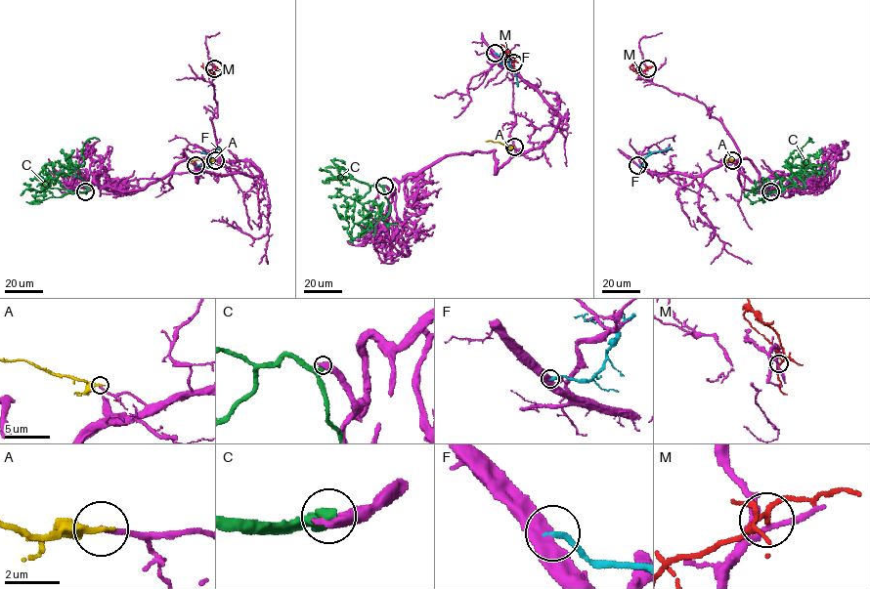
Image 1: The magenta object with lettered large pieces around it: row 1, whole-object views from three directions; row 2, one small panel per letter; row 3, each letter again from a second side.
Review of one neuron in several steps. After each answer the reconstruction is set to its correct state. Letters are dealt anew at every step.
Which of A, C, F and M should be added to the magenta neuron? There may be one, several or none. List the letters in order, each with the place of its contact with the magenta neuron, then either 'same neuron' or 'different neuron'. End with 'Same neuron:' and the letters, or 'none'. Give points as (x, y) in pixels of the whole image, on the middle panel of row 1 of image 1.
A: (514, 147) | different neuron
C: (384, 186) | different neuron
F: (495, 53) | different neuron
M: (513, 63) | different neuron
Same neuron: none

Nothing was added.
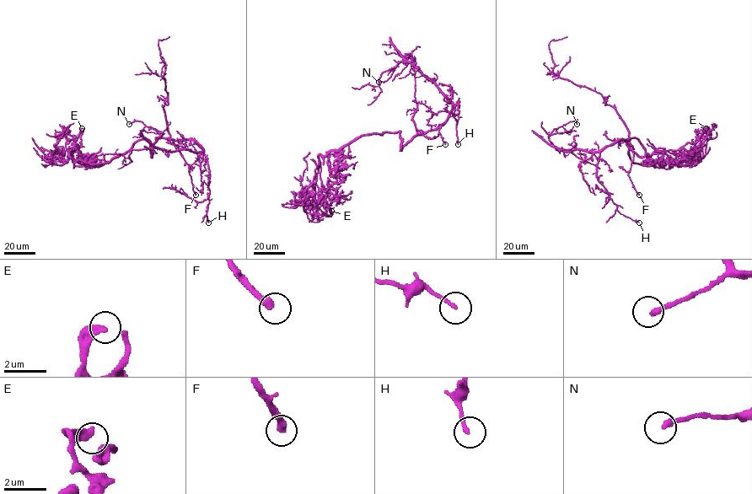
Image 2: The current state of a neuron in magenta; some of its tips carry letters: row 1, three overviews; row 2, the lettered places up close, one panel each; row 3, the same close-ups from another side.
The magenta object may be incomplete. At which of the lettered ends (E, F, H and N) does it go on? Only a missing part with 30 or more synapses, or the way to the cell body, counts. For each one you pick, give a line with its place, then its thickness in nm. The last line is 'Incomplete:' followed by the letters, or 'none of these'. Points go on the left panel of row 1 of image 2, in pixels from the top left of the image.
F: (196, 195) | 360 nm
Incomplete: F

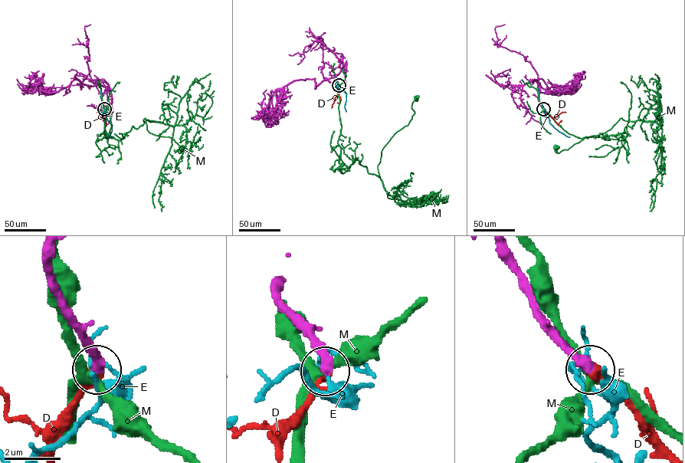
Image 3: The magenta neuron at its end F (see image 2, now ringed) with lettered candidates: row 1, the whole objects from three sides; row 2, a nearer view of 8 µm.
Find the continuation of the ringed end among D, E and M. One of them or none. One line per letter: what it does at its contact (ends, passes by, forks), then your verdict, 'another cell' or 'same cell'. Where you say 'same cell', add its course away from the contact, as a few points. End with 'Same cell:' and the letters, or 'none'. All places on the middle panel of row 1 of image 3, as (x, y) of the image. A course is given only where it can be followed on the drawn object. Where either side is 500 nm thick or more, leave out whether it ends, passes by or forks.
D: it ends; same cell; course (339, 85), (339, 93), (331, 107)
E: it forks; another cell
M: it forks; another cell
Same cell: D

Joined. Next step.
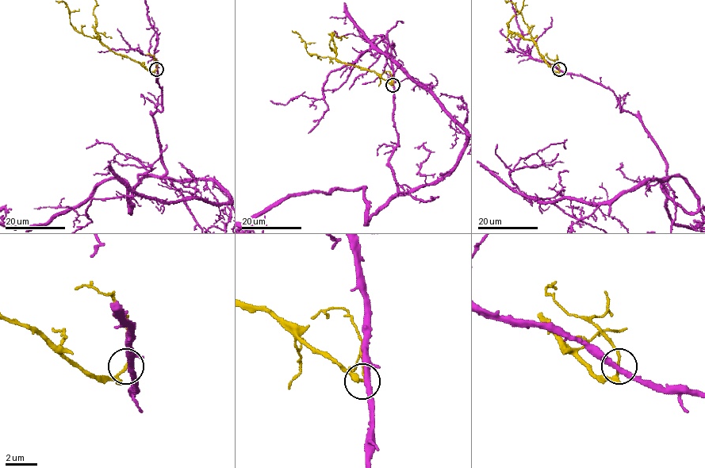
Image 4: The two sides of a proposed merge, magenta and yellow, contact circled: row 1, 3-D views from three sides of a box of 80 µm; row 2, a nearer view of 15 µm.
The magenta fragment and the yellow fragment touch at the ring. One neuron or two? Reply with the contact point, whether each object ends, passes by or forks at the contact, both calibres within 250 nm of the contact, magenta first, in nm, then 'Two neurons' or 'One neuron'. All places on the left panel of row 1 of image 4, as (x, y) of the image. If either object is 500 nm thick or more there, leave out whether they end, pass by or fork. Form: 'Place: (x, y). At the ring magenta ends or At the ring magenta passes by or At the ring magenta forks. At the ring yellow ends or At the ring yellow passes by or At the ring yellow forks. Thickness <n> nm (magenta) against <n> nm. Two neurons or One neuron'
Place: (156, 69). At the ring magenta passes by. At the ring yellow passes by. Thickness 340 nm (magenta) against 140 nm. Two neurons

